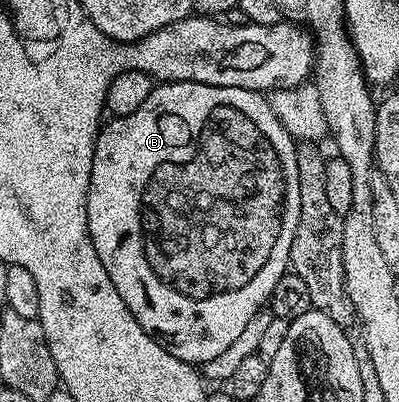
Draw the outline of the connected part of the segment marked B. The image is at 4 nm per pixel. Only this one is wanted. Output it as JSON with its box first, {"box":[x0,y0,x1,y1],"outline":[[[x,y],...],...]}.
{"box":[85,80,299,366],"outline":[[[174,80],[158,83],[147,102],[143,102],[135,114],[118,116],[110,121],[97,133],[89,192],[85,196],[91,242],[95,242],[103,270],[111,274],[111,282],[115,282],[115,290],[119,290],[119,298],[123,298],[123,302],[127,302],[127,310],[135,314],[135,322],[139,322],[139,326],[159,340],[175,358],[194,366],[204,366],[219,358],[227,346],[235,344],[240,336],[245,335],[247,324],[258,319],[259,313],[270,303],[276,284],[290,267],[291,242],[299,222],[298,141],[281,127],[270,101],[262,93],[246,92],[243,88],[207,86],[199,82]]]}

